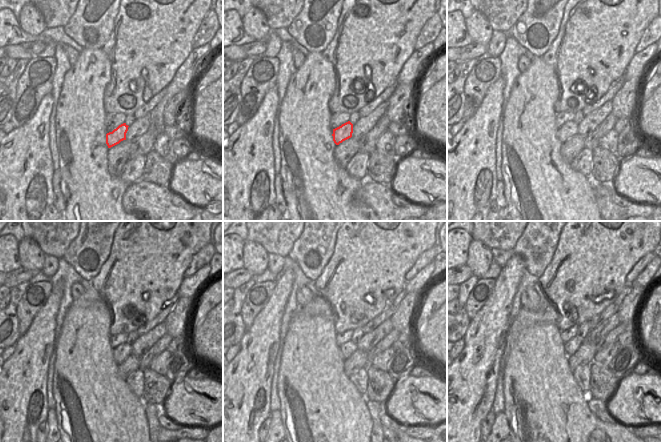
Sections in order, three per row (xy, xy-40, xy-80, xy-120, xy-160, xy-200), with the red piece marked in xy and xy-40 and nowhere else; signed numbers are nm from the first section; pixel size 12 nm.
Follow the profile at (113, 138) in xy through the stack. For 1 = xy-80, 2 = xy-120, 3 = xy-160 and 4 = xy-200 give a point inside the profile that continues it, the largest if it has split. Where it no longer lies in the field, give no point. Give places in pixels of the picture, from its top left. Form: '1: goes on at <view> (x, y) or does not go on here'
1: goes on at xy-80 (569, 129)
2: goes on at xy-120 (123, 351)
3: goes on at xy-160 (347, 349)
4: goes on at xy-200 (571, 347)

